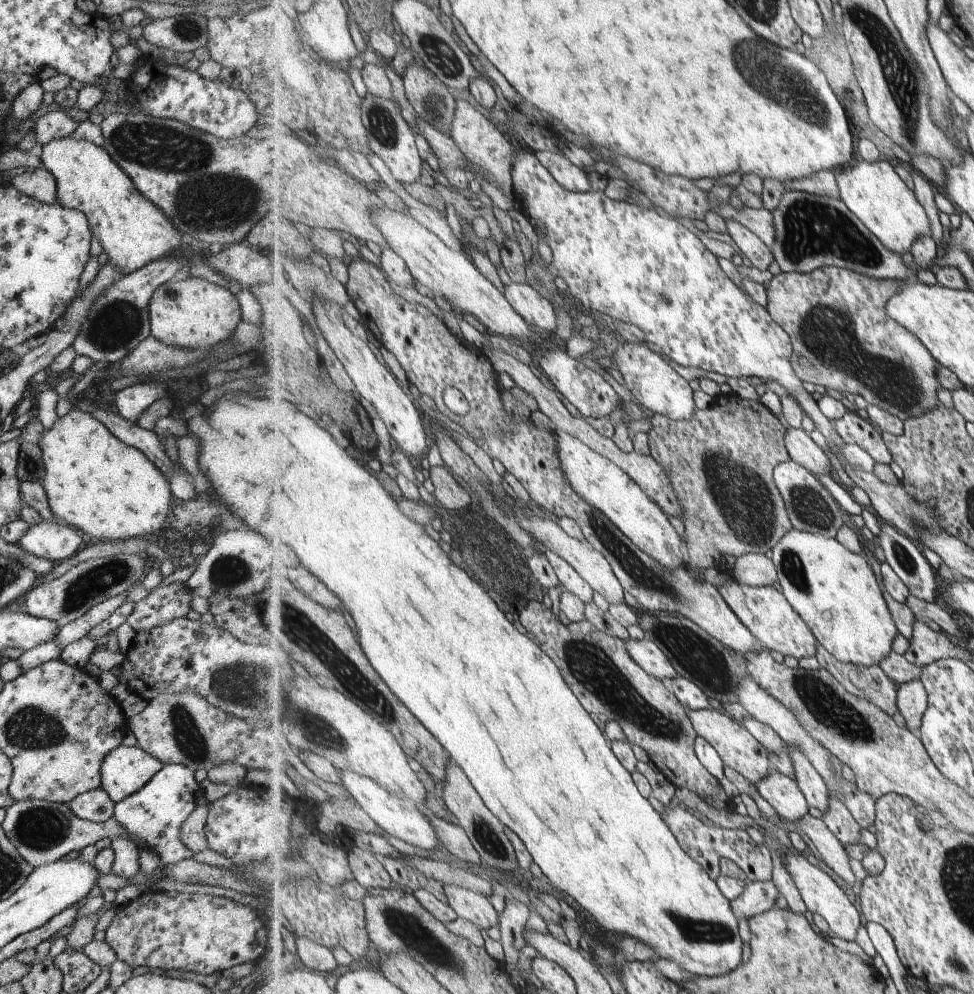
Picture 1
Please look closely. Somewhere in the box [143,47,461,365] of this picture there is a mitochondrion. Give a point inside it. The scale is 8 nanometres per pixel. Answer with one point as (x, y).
(385, 132)

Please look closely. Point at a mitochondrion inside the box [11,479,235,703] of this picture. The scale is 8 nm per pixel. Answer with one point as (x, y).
(88, 585)

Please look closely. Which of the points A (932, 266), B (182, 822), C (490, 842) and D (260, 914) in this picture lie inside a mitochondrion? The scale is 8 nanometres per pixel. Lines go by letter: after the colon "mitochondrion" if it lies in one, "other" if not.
A: other
B: other
C: mitochondrion
D: other

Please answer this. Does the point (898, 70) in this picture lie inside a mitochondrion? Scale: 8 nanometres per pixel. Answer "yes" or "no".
yes

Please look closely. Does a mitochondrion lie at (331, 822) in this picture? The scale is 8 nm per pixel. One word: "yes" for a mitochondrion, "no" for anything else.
no

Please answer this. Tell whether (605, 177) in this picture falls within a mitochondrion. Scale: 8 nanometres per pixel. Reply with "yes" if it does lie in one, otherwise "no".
no

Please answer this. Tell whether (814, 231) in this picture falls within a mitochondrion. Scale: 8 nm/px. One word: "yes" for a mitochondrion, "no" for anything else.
yes

